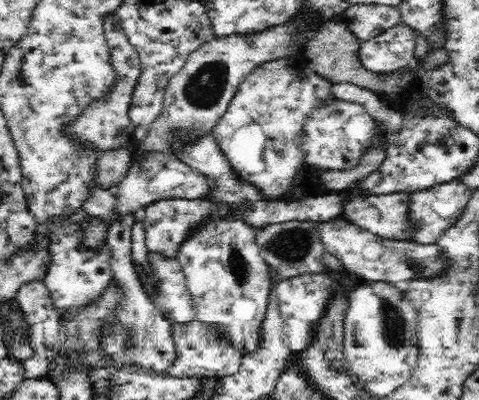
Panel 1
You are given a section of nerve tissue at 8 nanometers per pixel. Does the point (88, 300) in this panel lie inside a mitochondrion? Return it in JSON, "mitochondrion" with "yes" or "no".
{"mitochondrion":"no"}

